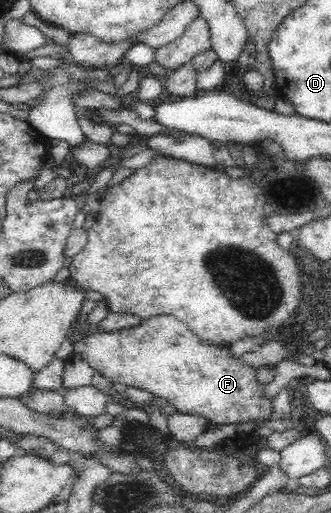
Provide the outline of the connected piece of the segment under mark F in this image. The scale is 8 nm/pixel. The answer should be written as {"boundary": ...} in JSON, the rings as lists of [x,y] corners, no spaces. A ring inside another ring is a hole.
{"boundary":[[[159,315],[154,318],[143,319],[137,325],[133,327],[125,327],[125,329],[119,329],[117,331],[94,333],[88,332],[81,337],[77,337],[74,342],[74,354],[78,354],[83,358],[94,371],[99,372],[99,374],[106,377],[109,382],[119,383],[126,385],[127,387],[134,387],[137,389],[143,389],[143,391],[148,391],[151,393],[152,397],[162,397],[167,401],[167,405],[173,405],[176,411],[185,414],[199,416],[207,419],[211,426],[214,425],[229,425],[229,423],[238,424],[239,422],[251,422],[257,420],[269,420],[272,416],[272,399],[274,397],[267,397],[264,393],[264,387],[269,383],[264,383],[258,373],[257,369],[253,365],[249,365],[242,360],[242,356],[235,356],[230,352],[230,346],[211,346],[204,339],[201,339],[198,335],[192,333],[188,329],[187,325],[180,322],[179,319],[171,315]]]}

